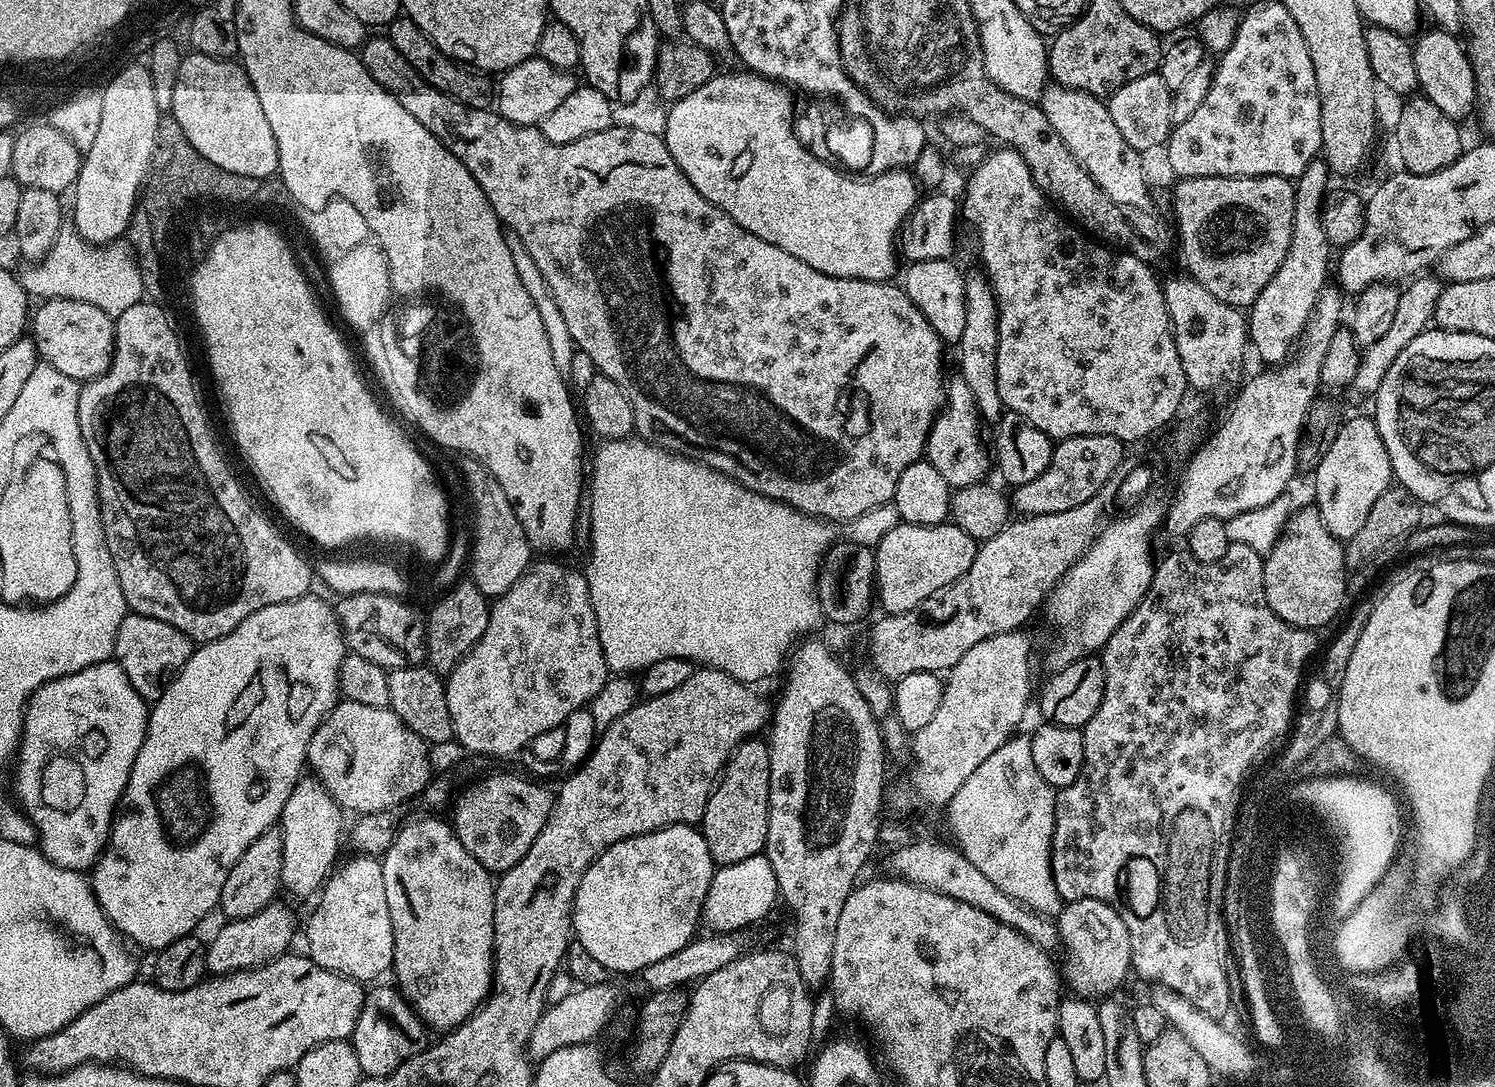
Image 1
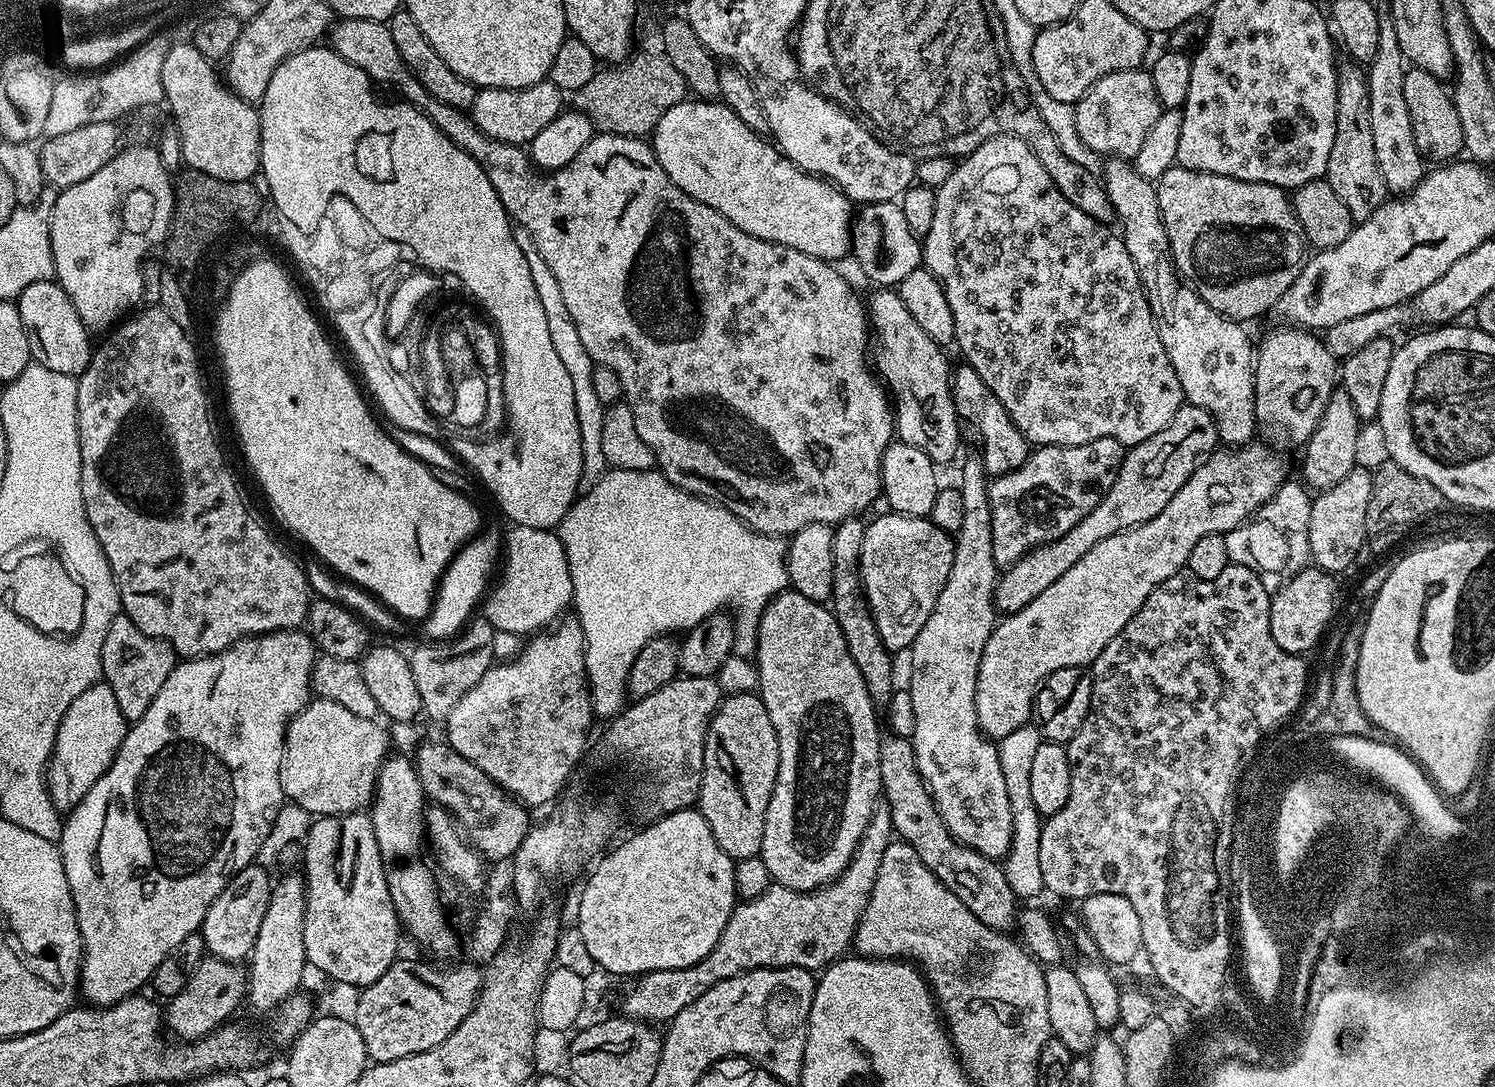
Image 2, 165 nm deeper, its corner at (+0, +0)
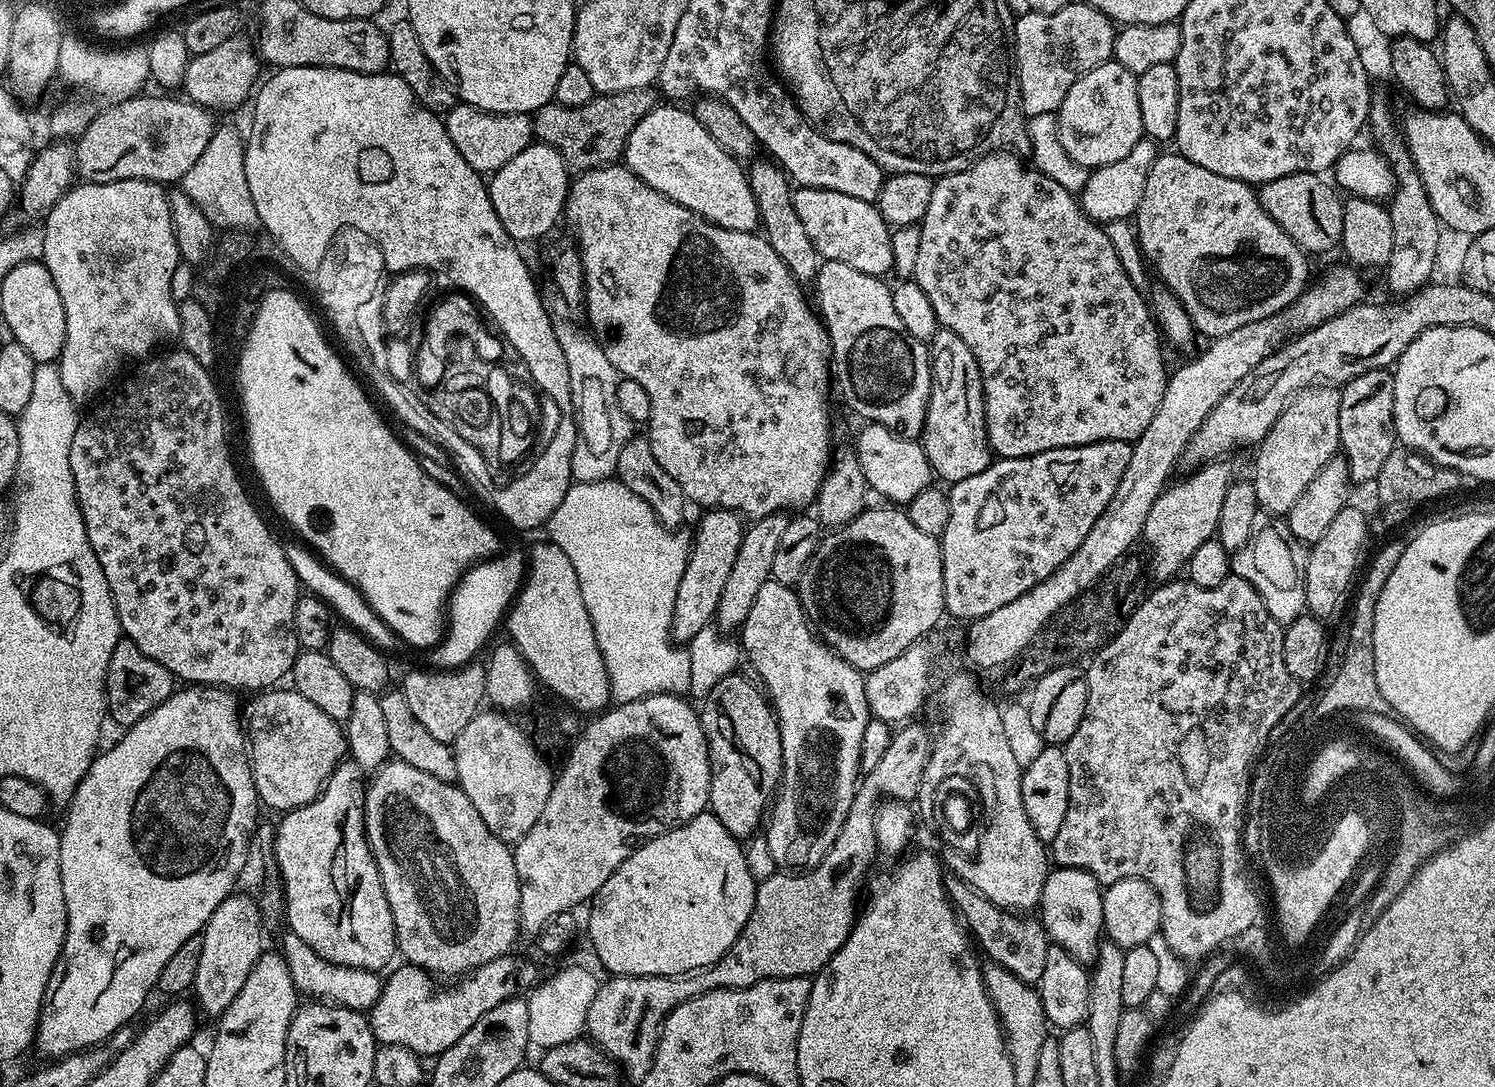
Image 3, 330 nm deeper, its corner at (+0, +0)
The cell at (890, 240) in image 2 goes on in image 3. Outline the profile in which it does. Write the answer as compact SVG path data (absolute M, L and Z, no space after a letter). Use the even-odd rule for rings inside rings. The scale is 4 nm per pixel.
M803 186L793 191L792 201L794 210L798 210L798 218L802 218L802 226L806 226L806 234L810 234L810 242L814 242L816 251L824 260L846 262L846 266L854 266L854 270L862 274L881 278L887 277L892 272L892 251L890 250L892 232L889 223L884 220L875 203L862 202L862 198L850 198L850 194L838 194L834 190Z

